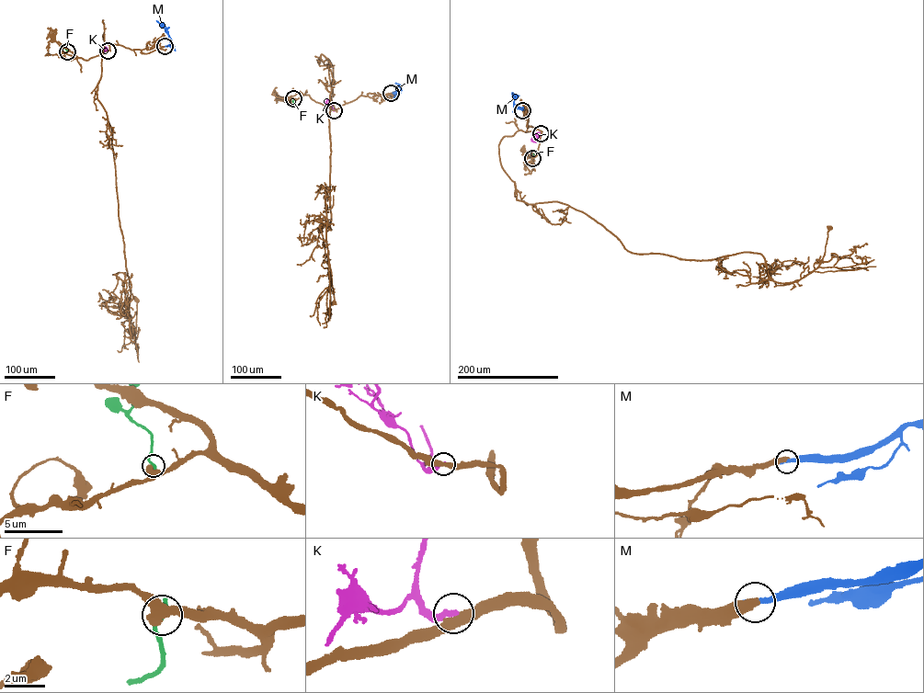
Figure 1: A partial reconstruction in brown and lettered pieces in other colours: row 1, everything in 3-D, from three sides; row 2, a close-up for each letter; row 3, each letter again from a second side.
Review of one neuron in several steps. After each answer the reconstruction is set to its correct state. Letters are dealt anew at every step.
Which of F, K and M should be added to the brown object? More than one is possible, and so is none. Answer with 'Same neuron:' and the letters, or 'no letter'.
Same neuron: M

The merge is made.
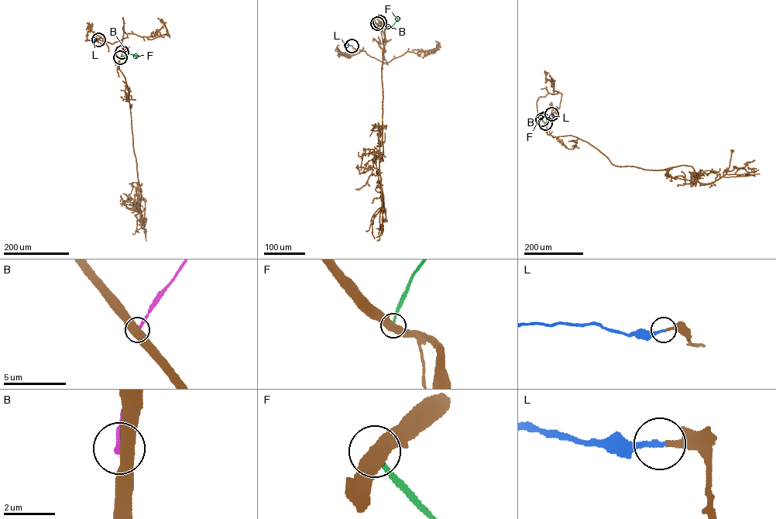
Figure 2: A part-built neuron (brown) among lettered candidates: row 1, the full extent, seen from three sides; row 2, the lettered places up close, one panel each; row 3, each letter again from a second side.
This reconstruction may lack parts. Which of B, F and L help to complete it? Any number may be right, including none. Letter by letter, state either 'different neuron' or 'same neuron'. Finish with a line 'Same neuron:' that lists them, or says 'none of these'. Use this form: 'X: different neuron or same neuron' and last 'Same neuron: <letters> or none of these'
B: different neuron
F: different neuron
L: same neuron
Same neuron: L

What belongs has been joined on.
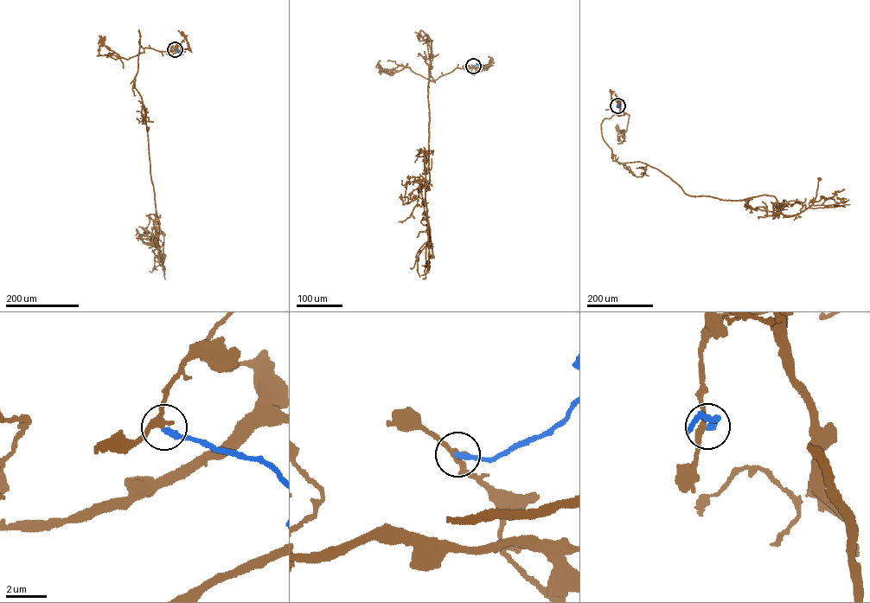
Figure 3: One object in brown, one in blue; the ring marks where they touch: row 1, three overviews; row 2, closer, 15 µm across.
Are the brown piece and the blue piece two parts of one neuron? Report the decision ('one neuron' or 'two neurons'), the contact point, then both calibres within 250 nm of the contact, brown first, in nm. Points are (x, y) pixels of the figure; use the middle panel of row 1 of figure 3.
two neurons; at (473, 66); 260 nm thick on the brown side, 280 nm on the other

